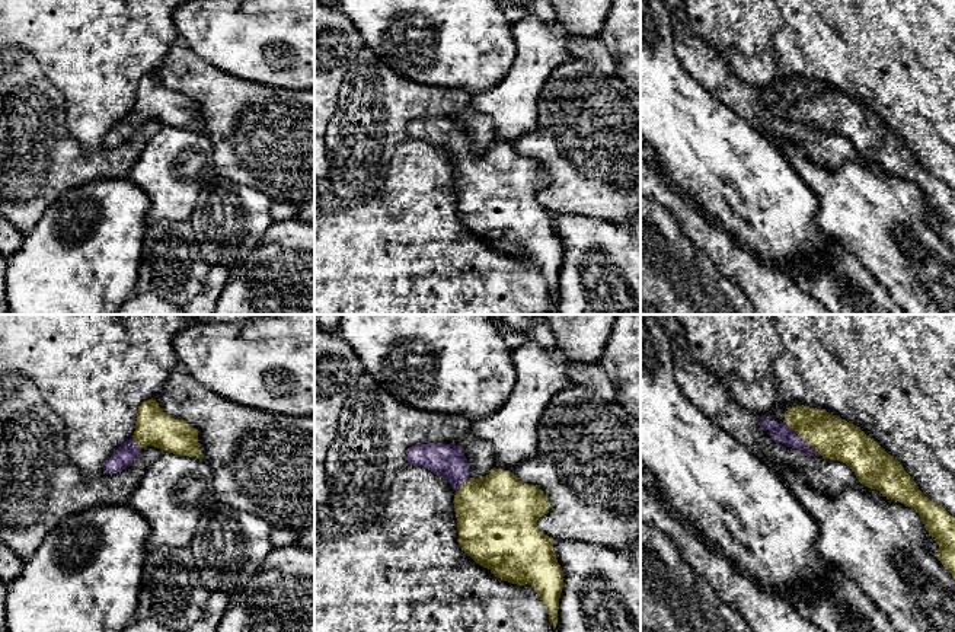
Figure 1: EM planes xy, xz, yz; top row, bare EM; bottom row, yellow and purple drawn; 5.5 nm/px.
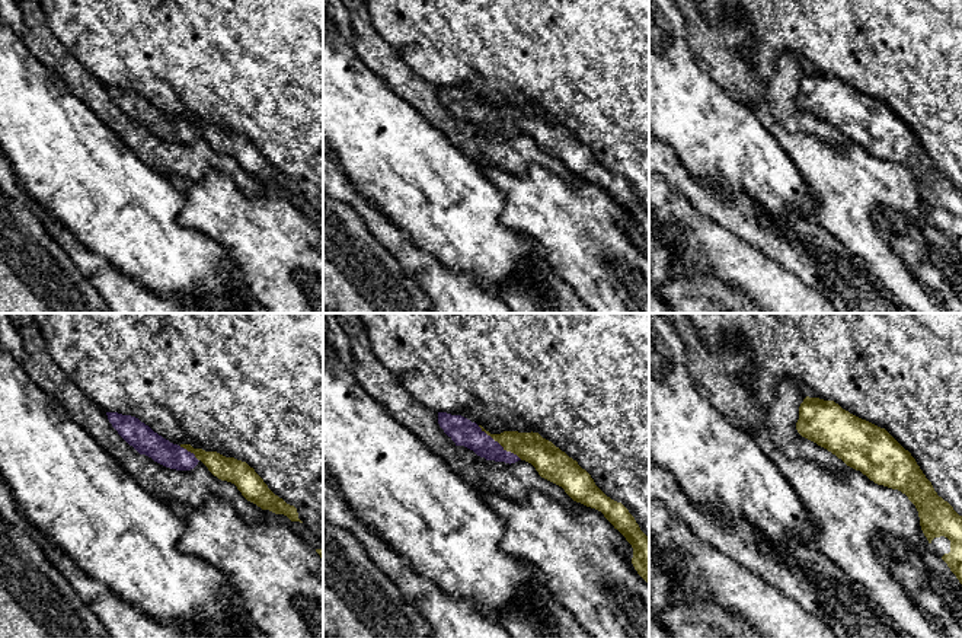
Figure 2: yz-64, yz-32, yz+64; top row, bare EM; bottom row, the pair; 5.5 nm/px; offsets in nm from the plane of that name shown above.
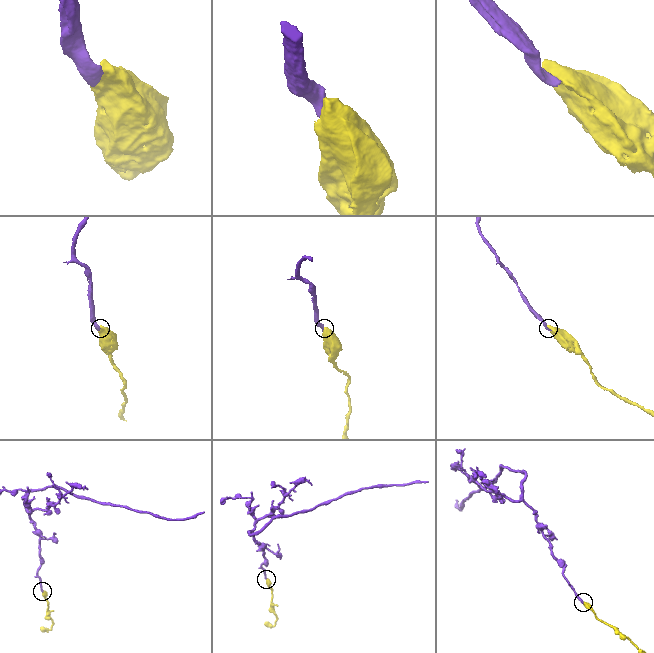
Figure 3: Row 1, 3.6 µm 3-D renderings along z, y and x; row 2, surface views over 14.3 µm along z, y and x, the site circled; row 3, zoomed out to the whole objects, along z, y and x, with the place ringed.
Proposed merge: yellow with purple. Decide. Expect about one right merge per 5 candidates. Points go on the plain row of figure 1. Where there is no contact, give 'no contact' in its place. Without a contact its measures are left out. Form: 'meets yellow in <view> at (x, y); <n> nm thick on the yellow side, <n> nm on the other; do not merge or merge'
meets yellow in yz at (802, 112); 220 nm thick on the yellow side, 110 nm on the other; merge

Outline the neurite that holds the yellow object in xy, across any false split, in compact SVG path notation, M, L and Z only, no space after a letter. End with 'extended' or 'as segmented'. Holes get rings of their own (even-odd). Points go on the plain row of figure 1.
M148 73L138 80L134 109L105 134L103 146L115 149L125 144L147 119L154 119L160 125L204 133L197 103L183 93L169 90L156 73Z | extended

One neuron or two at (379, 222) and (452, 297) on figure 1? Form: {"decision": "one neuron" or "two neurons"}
{"decision": "one neuron"}

